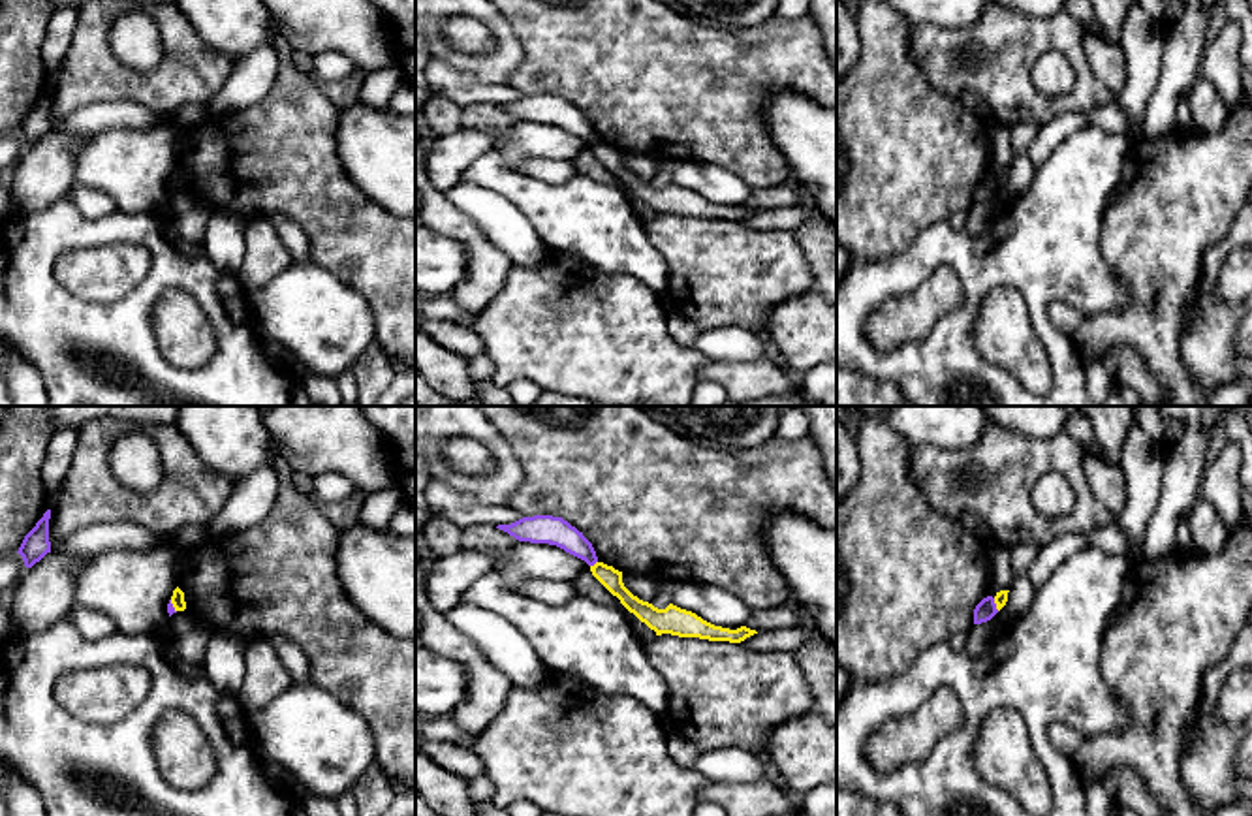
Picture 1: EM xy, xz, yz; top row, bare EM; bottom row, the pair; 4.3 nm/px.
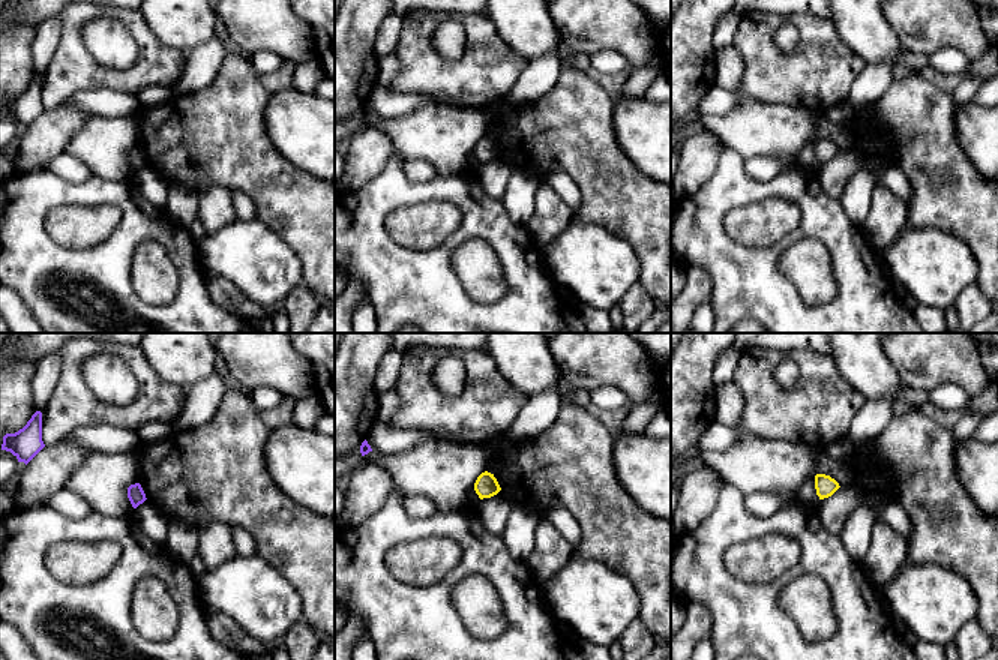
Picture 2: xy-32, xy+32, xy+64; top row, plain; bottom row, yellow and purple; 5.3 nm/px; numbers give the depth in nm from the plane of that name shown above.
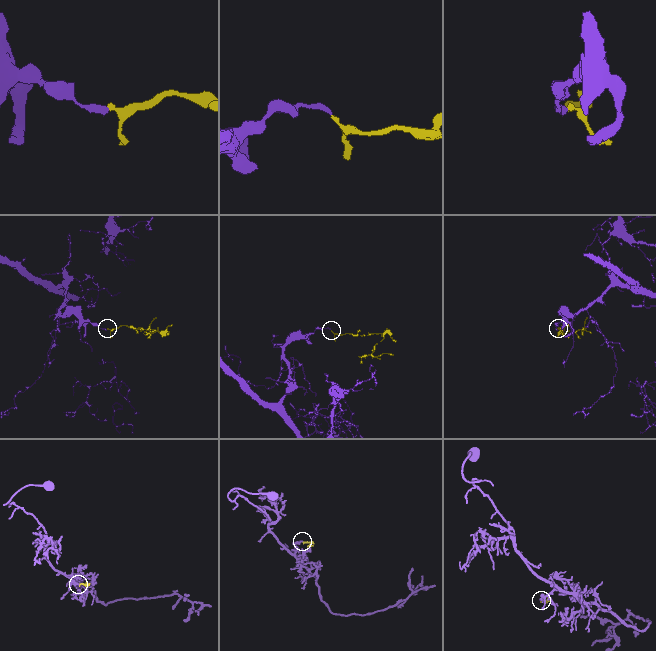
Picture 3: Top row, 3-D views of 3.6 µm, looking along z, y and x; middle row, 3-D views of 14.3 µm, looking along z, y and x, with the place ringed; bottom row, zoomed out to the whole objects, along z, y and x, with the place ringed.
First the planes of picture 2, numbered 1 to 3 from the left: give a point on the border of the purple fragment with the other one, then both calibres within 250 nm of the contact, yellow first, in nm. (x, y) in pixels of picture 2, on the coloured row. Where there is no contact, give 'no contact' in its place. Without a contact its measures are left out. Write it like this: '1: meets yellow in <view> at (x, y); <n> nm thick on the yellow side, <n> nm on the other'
1: no contact
2: no contact
3: no contact

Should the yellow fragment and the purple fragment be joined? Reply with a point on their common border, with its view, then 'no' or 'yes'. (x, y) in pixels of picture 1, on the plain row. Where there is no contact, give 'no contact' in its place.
xz (594, 143) | no

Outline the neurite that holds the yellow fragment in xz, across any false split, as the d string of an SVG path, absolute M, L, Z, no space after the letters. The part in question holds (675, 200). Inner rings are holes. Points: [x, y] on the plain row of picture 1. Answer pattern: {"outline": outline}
{"outline": "M603 141L590 145L590 150L613 175L620 179L620 182L630 192L634 192L641 201L654 209L656 214L671 212L679 216L741 222L746 216L758 212L746 205L741 205L737 209L714 205L696 192L681 188L673 182L669 182L665 188L658 188L652 182L634 175L622 162L622 150Z"}

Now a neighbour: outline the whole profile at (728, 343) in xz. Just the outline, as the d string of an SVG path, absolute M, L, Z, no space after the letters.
M733 323L701 331L694 342L694 350L701 352L711 361L763 359L759 333Z

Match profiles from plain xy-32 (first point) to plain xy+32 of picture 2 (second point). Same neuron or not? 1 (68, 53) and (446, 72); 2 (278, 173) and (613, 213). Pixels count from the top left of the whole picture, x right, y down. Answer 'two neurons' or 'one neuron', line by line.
1: one neuron
2: one neuron

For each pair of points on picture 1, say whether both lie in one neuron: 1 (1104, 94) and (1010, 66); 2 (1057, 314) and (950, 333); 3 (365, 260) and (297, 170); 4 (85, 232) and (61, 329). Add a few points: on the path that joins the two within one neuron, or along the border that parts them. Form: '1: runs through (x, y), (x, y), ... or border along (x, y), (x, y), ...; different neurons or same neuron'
1: runs through (1078, 98), (1070, 104), (1038, 104), (1027, 93); same neuron
2: border along (1053, 299), (1048, 307), (1048, 318), (1070, 337); different neurons
3: runs through (354, 237), (350, 226), (316, 192); same neuron
4: runs through (57, 245), (44, 258), (44, 301); same neuron

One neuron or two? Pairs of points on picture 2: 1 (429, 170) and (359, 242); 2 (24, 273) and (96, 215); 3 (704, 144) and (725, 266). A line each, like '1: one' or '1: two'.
1: two
2: two
3: two

